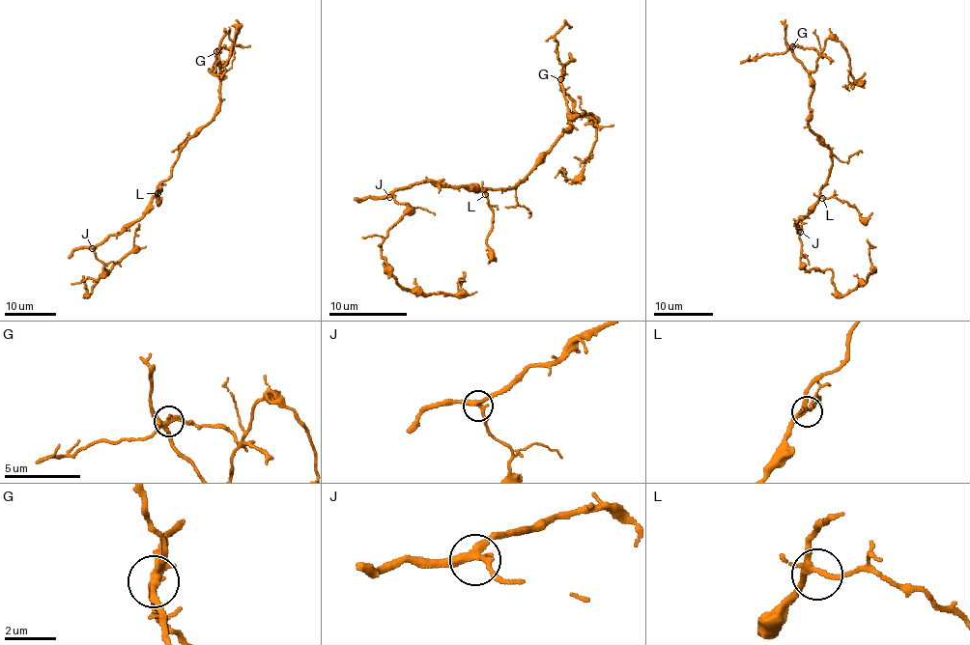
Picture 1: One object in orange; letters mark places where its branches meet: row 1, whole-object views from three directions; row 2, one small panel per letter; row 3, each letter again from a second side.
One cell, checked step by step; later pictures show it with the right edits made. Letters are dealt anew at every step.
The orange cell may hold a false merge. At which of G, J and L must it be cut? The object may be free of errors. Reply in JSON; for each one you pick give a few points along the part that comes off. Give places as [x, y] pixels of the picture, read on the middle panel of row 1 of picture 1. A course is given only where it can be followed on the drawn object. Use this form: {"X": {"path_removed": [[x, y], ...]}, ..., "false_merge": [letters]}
{"G": {"path_removed": [[560, 79], [563, 70], [554, 35], [565, 25], [569, 28]]}, "false_merge": ["G"]}

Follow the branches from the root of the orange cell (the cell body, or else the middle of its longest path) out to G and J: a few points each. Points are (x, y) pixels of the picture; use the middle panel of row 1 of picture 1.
G: (485, 189), (514, 187), (526, 178), (560, 133), (571, 126), (560, 79)
J: (485, 189), (483, 192), (474, 189), (470, 191), (463, 186), (439, 186), (427, 181), (395, 189), (389, 197)

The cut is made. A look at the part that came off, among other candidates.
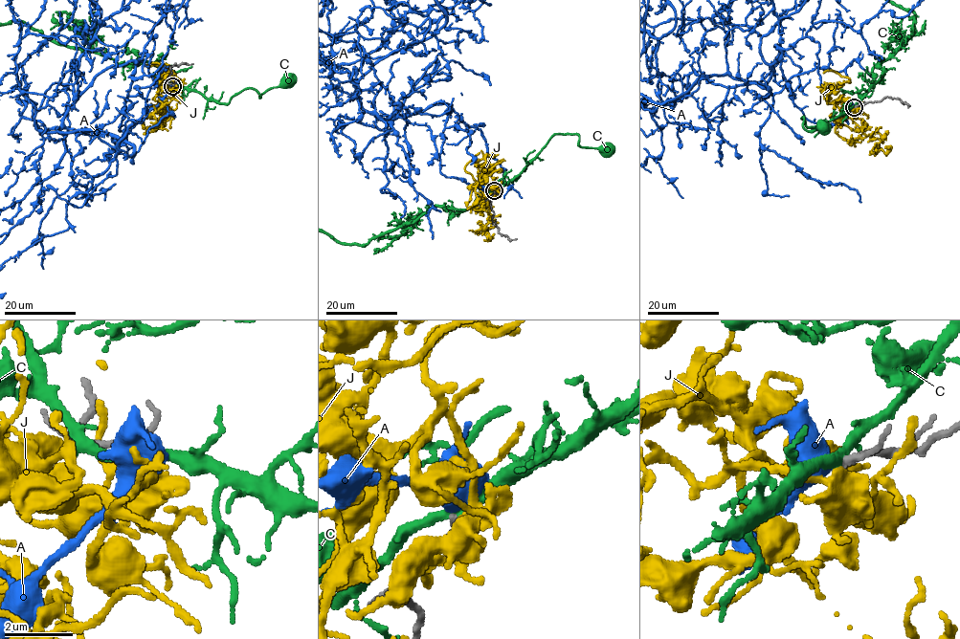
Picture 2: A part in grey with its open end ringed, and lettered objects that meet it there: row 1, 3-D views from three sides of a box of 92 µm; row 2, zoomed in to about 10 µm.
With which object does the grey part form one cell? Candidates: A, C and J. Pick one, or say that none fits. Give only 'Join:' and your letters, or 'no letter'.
Join: A

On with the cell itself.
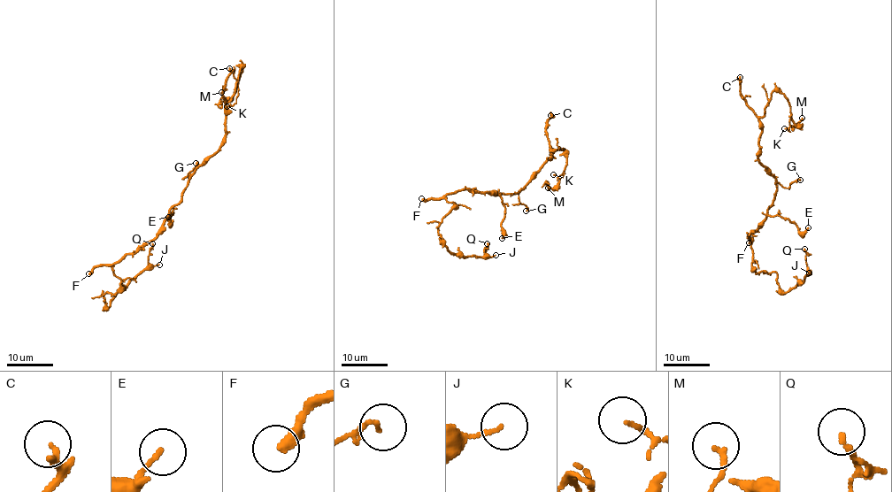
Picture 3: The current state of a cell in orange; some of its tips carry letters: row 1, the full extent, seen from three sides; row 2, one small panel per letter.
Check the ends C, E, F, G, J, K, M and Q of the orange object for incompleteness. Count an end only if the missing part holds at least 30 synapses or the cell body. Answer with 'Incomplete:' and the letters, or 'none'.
Incomplete: C, F

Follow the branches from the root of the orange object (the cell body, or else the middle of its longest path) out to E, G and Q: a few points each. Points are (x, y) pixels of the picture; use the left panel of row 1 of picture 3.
E: (169, 211), (170, 216), (173, 212), (168, 218), (171, 222), (168, 217)
G: (169, 211), (180, 200), (189, 176), (188, 173), (196, 166), (196, 163)
Q: (169, 211), (155, 238), (113, 265), (119, 290), (103, 291), (105, 305), (147, 266), (152, 243)

